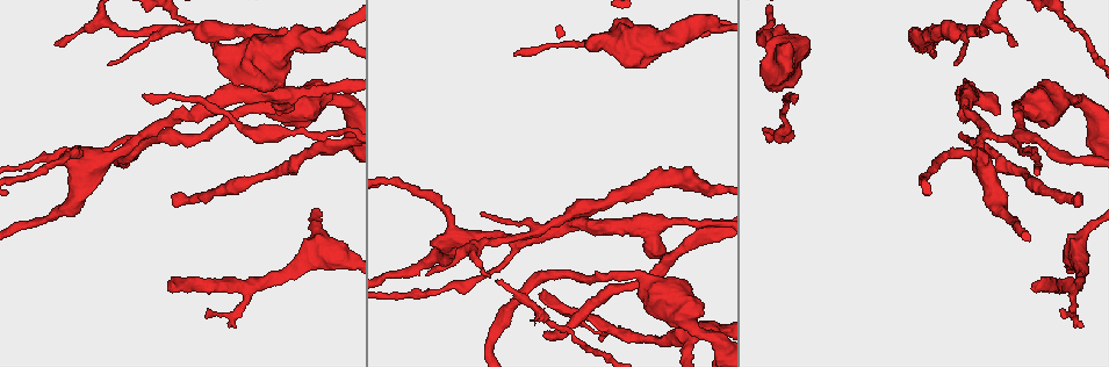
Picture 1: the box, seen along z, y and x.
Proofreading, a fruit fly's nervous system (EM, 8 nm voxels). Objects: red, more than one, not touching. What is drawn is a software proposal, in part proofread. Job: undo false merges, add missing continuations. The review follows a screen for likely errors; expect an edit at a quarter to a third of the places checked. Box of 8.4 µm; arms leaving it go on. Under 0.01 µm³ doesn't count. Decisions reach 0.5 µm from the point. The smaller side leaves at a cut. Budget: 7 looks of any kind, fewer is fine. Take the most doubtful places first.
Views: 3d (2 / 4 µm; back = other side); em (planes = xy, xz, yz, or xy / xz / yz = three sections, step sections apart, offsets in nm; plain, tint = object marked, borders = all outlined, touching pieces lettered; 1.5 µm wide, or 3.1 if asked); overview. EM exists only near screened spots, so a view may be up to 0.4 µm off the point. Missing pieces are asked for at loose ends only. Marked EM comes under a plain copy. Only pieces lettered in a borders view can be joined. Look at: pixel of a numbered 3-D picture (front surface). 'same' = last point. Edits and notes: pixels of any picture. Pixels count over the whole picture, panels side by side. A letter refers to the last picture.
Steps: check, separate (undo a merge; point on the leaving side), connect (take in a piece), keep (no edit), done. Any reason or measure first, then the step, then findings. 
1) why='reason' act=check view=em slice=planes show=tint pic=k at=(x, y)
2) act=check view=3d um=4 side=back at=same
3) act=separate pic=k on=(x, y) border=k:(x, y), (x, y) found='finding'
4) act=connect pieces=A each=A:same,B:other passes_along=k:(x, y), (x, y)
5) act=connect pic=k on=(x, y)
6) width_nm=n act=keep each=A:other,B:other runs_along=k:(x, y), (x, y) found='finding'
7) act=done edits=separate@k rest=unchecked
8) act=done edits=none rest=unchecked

act=check view=em slice=yz step=4 show=tint pic=1 at=(1034, 286)

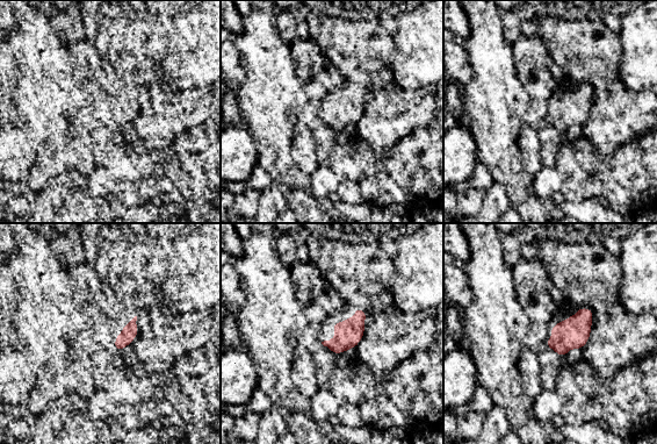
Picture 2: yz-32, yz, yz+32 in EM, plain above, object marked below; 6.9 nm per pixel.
act=check view=em slice=planes show=borders at=same

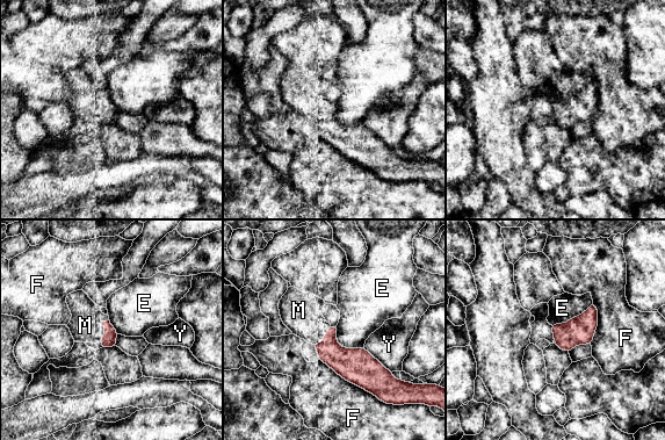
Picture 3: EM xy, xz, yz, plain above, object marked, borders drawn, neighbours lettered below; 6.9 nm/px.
act=connect pic=3 on=(300, 314) each=E:other,F:other,M:same,Y:other found='it goes on there'

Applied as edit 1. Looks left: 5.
act=check view=overview

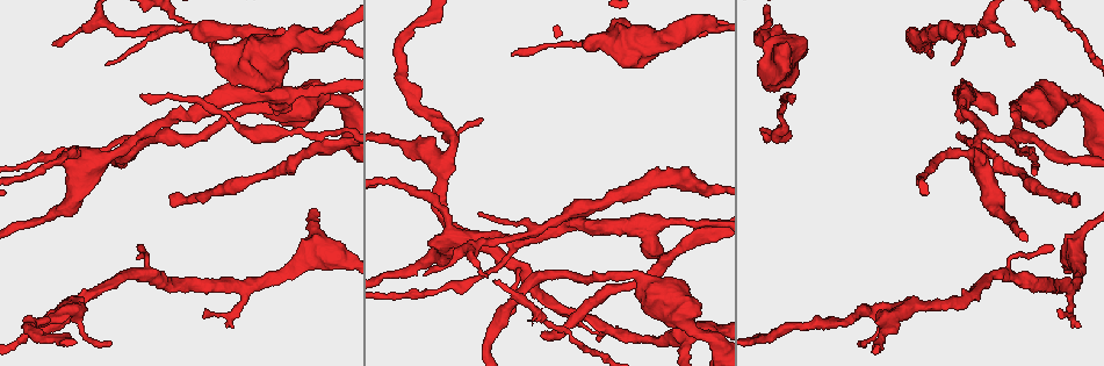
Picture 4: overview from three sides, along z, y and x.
why='three arms meet' act=check view=3d um=2 pic=4 at=(513, 243)

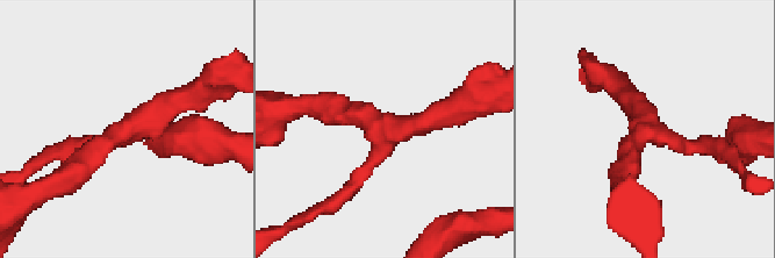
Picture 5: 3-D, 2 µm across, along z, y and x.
arms=3 act=check view=em slice=xz step=4 show=tint pic=5 at=(378, 123)

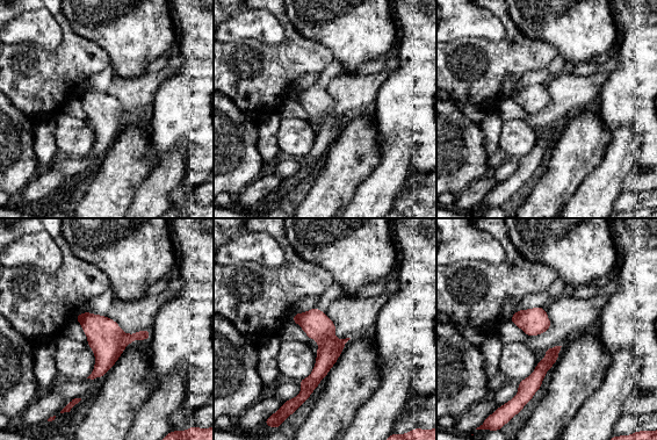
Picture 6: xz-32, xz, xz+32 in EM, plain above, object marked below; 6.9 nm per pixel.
why='cut it another way' act=check view=em slice=planes show=borders at=same

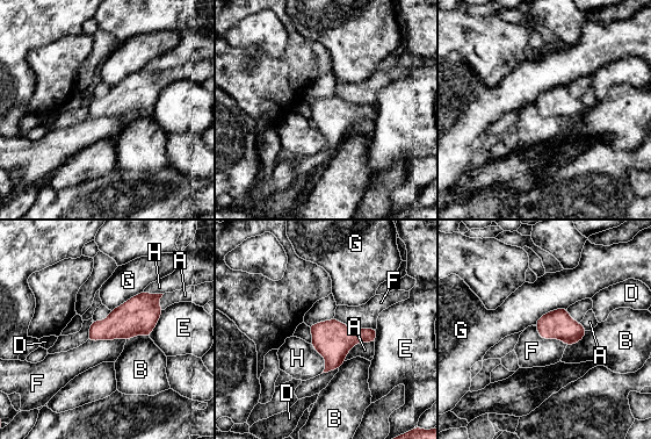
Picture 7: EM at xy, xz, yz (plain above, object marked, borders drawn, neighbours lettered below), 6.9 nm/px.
width_nm=200 longest_contact=F:300nm act=keep each=A:other,B:other,D:other,E:other,F:other,G:other,H:other found='all the same neuron'

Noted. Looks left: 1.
act=done edits=connect@3 rest=unchecked

